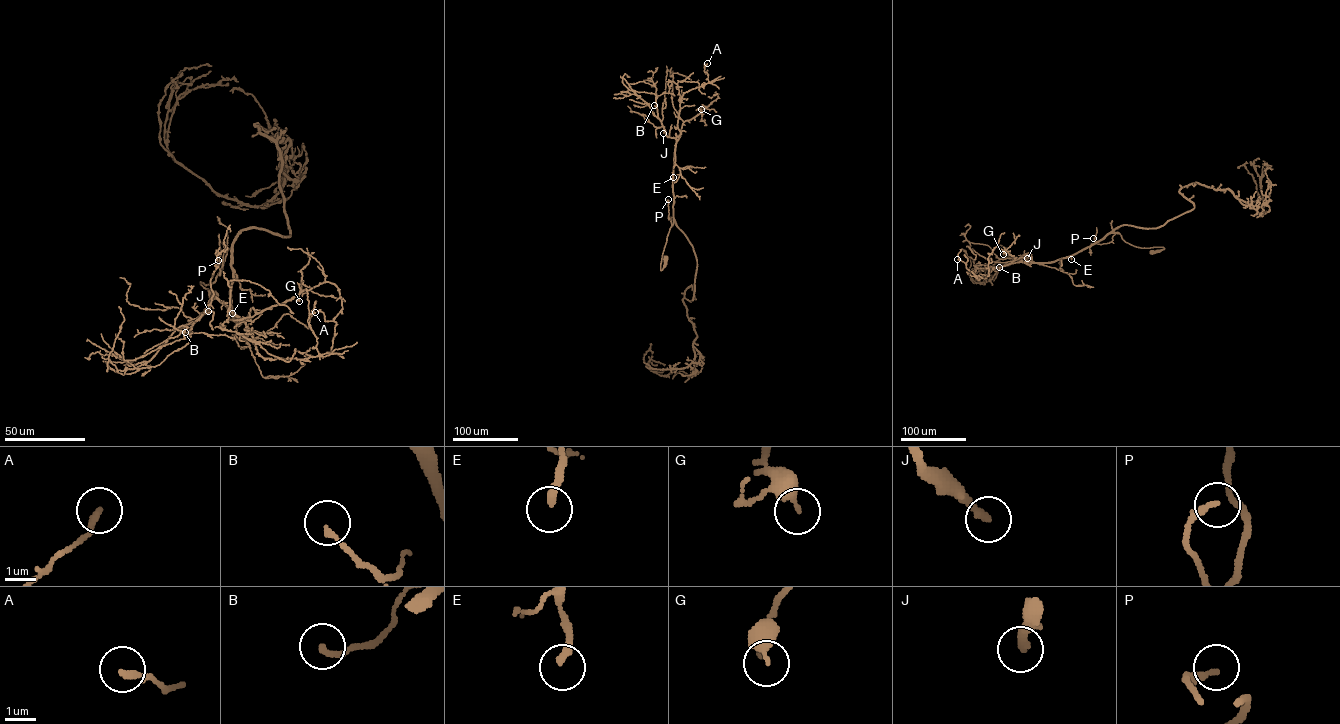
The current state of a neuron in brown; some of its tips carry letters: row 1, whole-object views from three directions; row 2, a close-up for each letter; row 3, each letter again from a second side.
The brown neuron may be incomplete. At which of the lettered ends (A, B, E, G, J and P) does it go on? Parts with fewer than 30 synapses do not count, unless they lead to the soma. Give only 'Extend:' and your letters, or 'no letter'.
Extend: E

